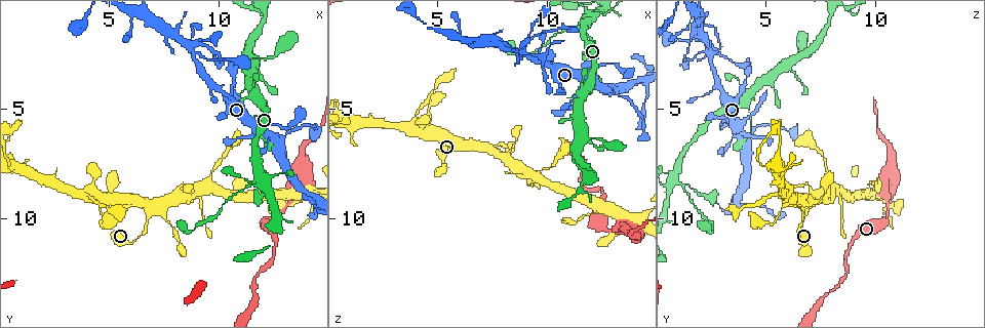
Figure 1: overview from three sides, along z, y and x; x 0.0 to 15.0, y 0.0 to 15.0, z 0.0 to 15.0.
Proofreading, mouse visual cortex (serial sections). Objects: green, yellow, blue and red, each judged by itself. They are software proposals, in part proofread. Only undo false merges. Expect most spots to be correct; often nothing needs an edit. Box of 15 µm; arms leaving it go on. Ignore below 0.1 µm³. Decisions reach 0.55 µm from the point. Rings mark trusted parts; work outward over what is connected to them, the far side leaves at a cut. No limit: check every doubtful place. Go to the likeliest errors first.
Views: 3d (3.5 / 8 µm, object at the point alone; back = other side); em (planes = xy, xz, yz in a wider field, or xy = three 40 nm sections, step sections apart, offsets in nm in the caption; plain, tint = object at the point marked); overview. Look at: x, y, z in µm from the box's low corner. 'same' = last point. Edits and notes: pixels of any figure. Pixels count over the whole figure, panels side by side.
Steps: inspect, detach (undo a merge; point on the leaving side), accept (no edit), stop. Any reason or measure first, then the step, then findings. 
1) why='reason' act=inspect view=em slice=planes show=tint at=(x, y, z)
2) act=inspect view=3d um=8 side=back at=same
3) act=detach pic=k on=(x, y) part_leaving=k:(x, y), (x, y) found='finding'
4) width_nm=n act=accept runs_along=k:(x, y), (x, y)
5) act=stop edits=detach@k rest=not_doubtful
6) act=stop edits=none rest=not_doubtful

act=inspect view=3d um=3.5 at=(8.6, 2.1, 2.4)

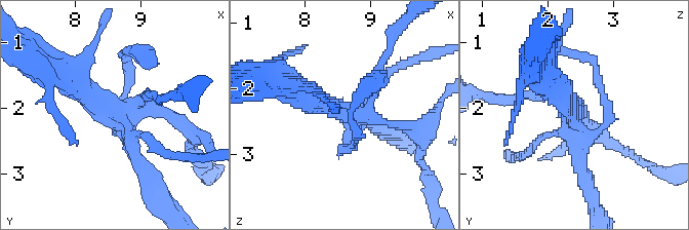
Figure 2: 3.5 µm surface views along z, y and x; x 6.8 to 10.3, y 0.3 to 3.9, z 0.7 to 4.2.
why='shape alone is not enough' act=inspect view=em slice=xy step=3 show=tint at=(8.70, 2.15, 2.35)

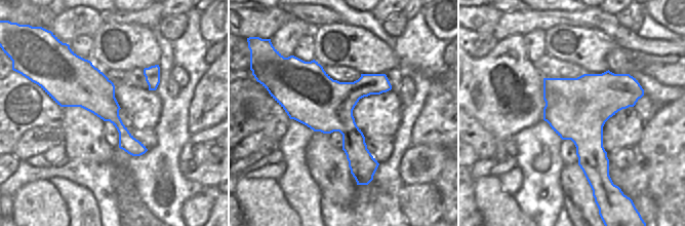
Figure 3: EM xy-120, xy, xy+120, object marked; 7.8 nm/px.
act=accept runs_along=2:(147, 174), (119, 117), (65, 76) found='all the same cell'

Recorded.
why='thin neck' act=inspect view=3d um=3.5 at=(10.8, 8.8, 1.4)

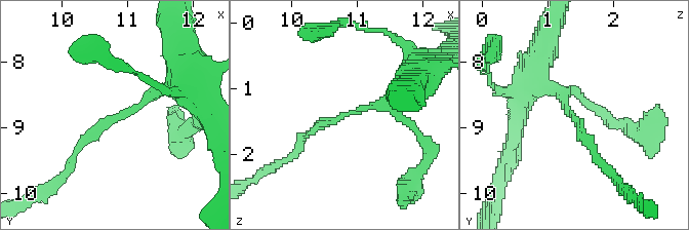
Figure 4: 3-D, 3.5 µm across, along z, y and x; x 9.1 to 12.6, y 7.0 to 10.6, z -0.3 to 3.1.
act=inspect view=em slice=planes show=tint at=(10.80, 8.80, 1.35)

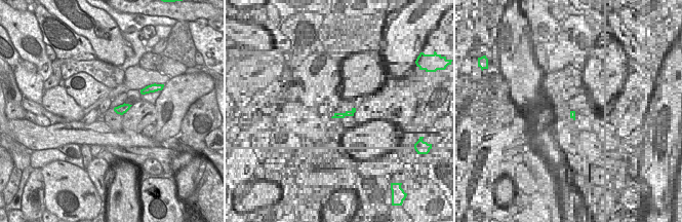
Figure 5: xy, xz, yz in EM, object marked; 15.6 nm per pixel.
arm_widths_nm=100,200 act=accept runs_along=4:(169, 86), (110, 118), (72, 162) found='one cell here'

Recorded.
why='four or more arms meet' act=inspect view=em slice=xy step=3 show=tint at=(7.1, 9.7, 6.7)

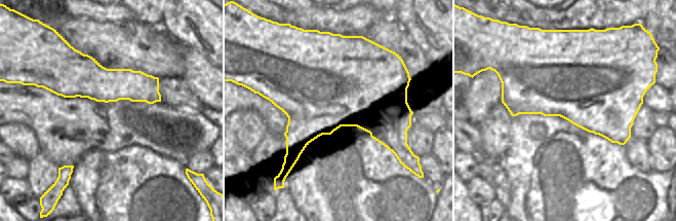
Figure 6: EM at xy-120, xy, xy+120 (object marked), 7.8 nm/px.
act=inspect view=3d um=3.5 at=same

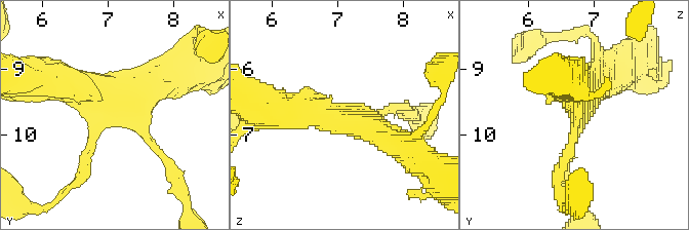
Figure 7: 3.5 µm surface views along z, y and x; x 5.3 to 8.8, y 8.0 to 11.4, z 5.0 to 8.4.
act=accept runs_along=7:(85, 169), (91, 131), (166, 84) found='all the same cell'

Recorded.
act=inspect view=3d um=8 at=(13.9, 6.7, 10.7)

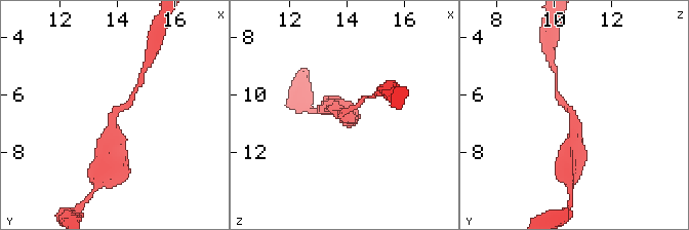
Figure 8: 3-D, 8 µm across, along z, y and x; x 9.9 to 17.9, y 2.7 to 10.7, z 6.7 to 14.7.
arm_widths_nm=200,450 why='shape alone is not enough' act=inspect view=em slice=xy step=1 show=tint at=(13.7, 6.8, 10.7)

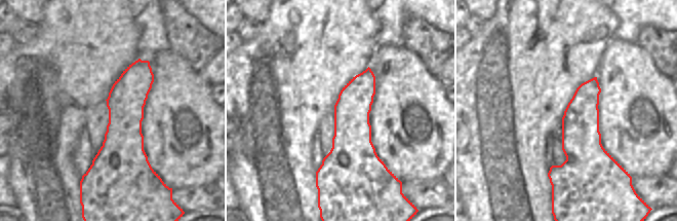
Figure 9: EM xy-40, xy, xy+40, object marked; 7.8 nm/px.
act=accept runs_along=9:(146, 63), (105, 178) found='one cell here'

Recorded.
act=stop edits=none rest=not_doubtful

